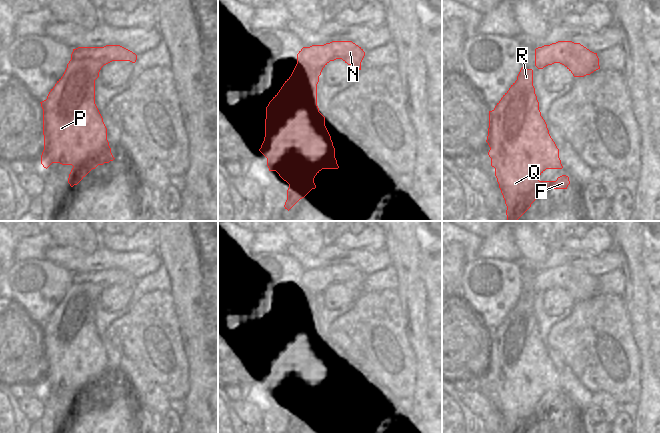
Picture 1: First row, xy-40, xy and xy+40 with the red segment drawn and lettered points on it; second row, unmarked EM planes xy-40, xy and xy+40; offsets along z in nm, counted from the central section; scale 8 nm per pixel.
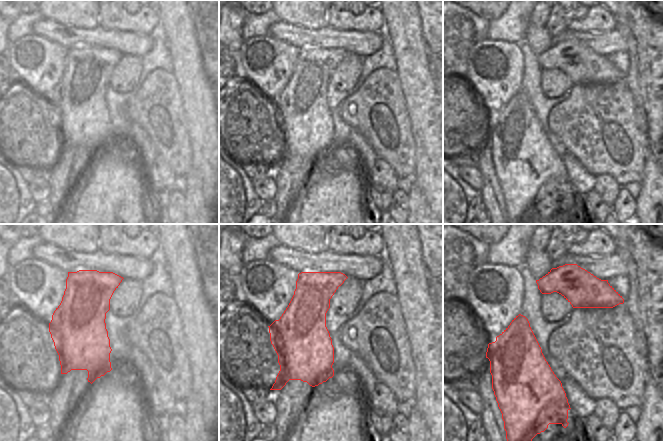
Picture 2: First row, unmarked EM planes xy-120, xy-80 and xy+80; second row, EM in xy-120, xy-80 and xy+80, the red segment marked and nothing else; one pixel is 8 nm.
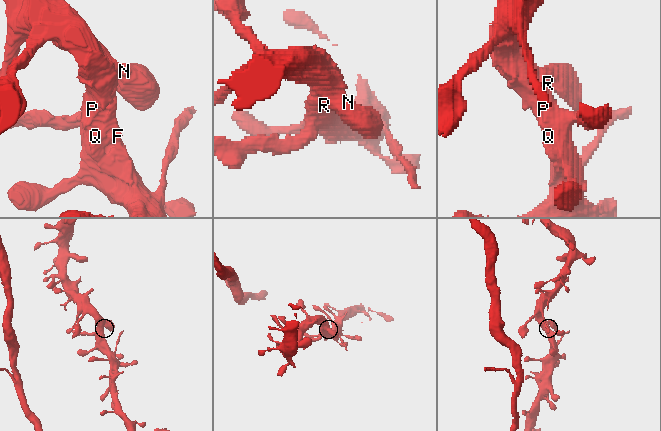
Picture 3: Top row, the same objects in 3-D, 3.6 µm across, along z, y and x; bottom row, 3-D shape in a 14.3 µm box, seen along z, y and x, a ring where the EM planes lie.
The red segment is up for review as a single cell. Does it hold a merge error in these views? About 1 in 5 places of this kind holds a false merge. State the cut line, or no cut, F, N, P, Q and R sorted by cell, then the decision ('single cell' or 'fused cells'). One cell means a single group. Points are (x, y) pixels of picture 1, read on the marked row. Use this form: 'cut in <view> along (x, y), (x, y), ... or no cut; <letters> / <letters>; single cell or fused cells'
no cut; F N P Q R; single cell

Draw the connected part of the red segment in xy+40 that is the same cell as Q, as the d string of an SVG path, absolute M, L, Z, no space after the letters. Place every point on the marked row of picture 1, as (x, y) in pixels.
M521 68L517 80L503 95L492 111L489 111L489 128L486 142L490 150L491 166L495 168L495 176L499 188L507 206L506 215L508 221L517 221L541 195L542 191L548 189L567 189L570 184L569 177L562 175L556 181L539 181L539 176L546 169L562 169L559 158L559 149L549 134L547 124L539 110L539 102L533 86L533 70Z

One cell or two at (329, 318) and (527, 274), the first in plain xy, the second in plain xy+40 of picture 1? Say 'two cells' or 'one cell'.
one cell

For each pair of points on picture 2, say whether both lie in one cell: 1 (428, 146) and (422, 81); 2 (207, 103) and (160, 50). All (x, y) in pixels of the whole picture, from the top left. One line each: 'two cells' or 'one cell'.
1: one cell
2: two cells

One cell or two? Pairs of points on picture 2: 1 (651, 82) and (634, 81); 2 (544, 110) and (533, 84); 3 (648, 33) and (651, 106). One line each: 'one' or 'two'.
1: two
2: one
3: one

